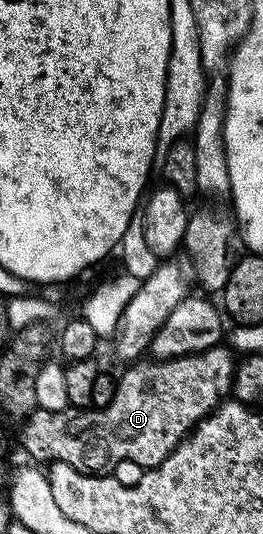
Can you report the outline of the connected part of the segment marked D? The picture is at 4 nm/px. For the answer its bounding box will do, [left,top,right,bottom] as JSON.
[21,346,236,474]

